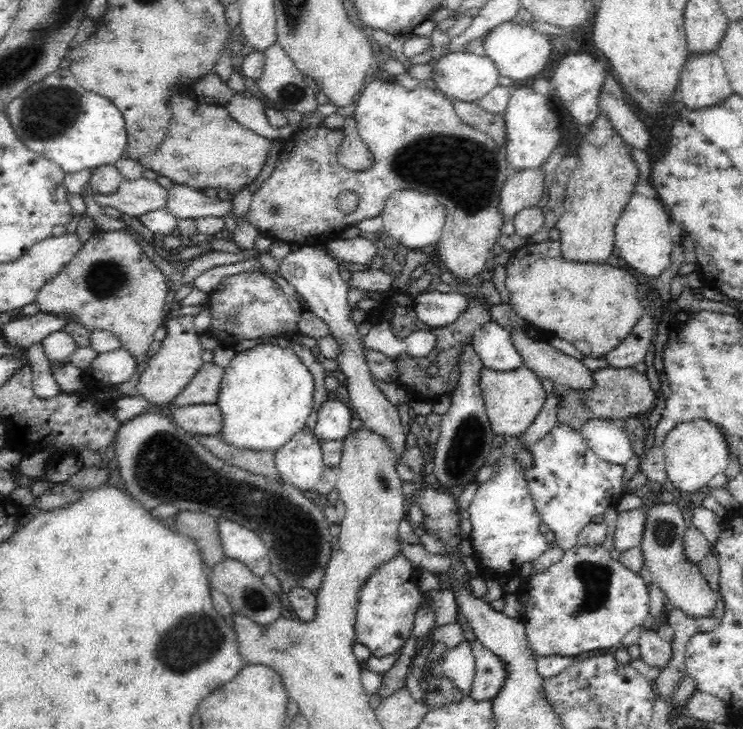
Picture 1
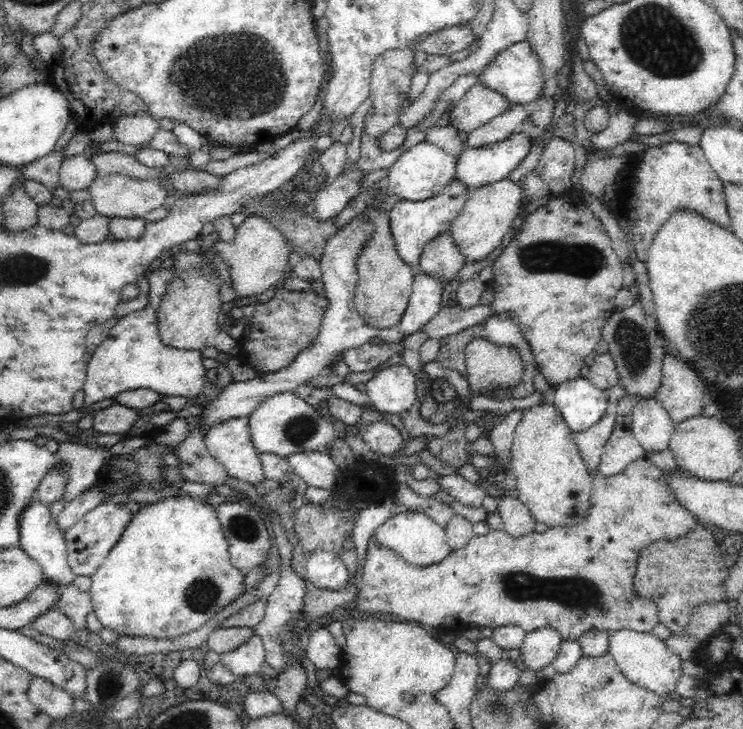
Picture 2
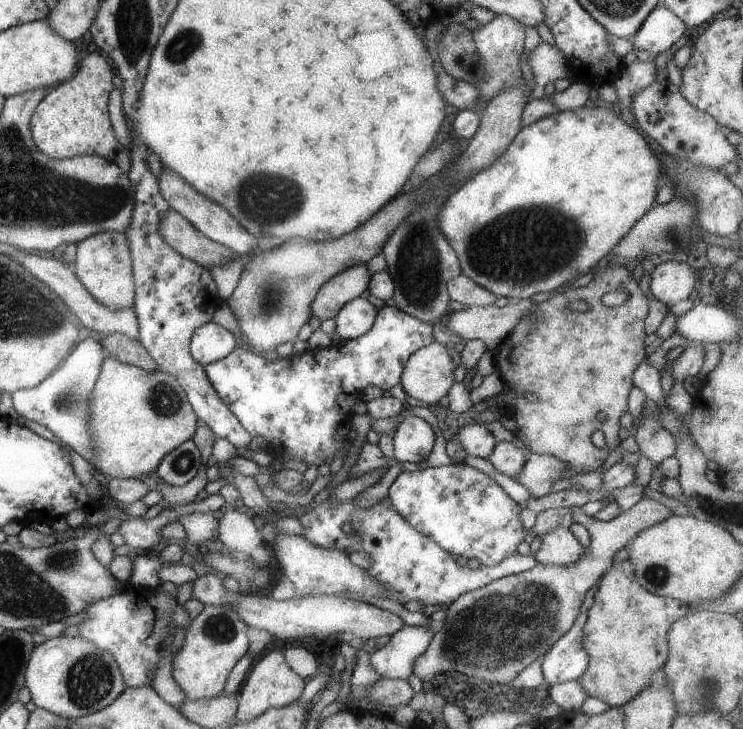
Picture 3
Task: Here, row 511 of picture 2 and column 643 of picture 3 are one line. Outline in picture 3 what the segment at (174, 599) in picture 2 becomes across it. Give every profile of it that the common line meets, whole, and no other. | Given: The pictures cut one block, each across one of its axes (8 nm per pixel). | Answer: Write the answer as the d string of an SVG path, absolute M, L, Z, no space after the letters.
M592 104L574 110L559 111L549 116L537 119L535 122L521 127L505 152L495 159L495 162L477 172L473 178L466 180L455 192L452 192L447 200L441 204L439 214L435 218L435 224L439 226L441 234L453 252L463 273L469 280L475 282L492 292L496 297L505 297L509 301L525 299L537 292L551 292L559 286L565 286L567 280L576 277L578 283L585 280L589 270L599 265L607 254L619 243L625 234L652 208L660 184L663 182L661 164L649 150L643 138L636 132L636 127L630 128L618 118L611 110L600 108Z

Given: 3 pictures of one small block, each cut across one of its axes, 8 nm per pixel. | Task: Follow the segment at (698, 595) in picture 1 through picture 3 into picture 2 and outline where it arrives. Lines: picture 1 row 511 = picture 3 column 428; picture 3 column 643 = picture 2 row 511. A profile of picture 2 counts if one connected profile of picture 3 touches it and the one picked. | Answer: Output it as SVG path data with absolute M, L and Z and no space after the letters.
M499 494L497 511L502 523L499 530L506 532L508 537L519 538L534 531L534 517L518 498Z

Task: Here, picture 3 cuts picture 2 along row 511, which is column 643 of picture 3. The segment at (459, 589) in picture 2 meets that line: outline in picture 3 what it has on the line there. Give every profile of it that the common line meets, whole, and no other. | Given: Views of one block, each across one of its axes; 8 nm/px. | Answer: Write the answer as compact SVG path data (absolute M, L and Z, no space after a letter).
M628 560L613 562L596 585L599 588L593 594L582 639L589 663L576 682L589 697L596 697L609 707L619 707L648 686L652 673L664 666L669 628L691 610L687 603L657 597L641 589Z

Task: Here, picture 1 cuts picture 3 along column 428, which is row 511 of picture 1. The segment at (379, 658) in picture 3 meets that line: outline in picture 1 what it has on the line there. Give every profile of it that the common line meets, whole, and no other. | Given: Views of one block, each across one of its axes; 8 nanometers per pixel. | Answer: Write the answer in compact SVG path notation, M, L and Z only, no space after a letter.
M646 499L642 508L619 512L614 530L614 549L618 553L641 546L644 529L645 508L654 505L654 500Z

